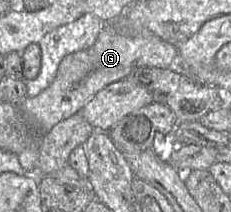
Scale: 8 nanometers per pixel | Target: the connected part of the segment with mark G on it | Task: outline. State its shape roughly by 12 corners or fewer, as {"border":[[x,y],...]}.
{"border":[[107,21],[18,107],[43,136],[107,85],[169,68],[177,48]]}

